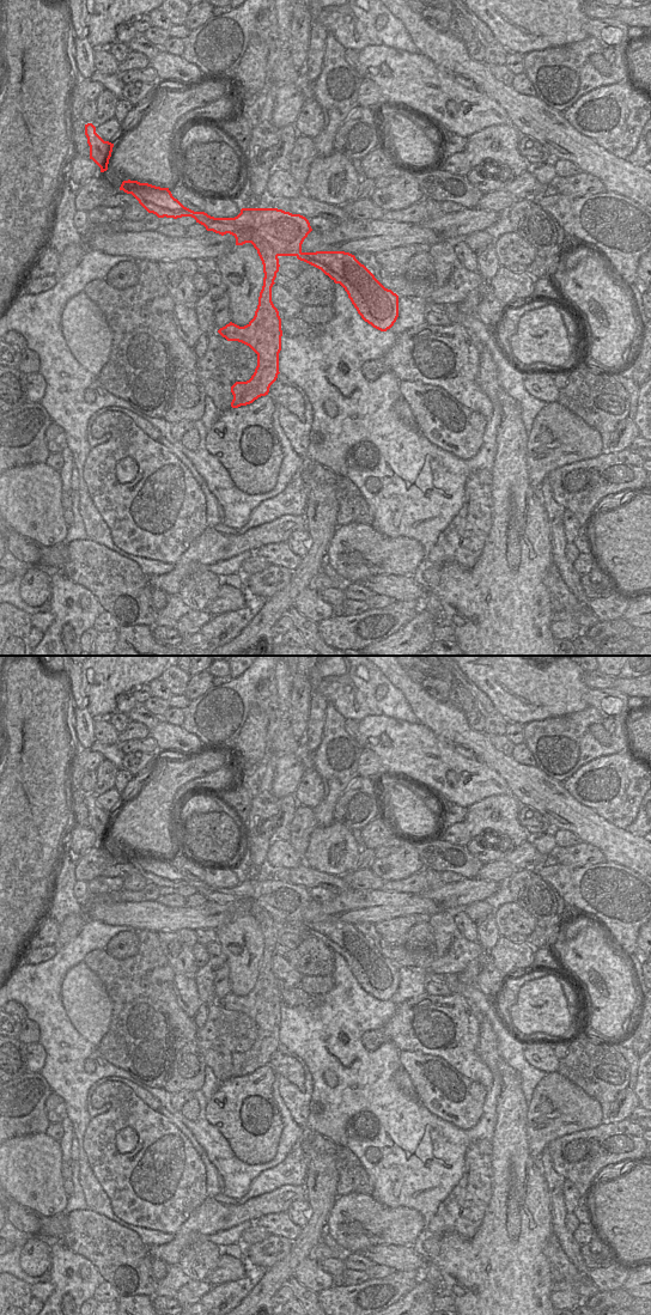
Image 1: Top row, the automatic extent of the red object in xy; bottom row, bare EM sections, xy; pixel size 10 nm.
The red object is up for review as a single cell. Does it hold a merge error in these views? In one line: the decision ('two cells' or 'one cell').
two cells

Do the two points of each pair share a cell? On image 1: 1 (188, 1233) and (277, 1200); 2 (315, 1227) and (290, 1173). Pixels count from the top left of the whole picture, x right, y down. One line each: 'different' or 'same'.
1: same
2: different

